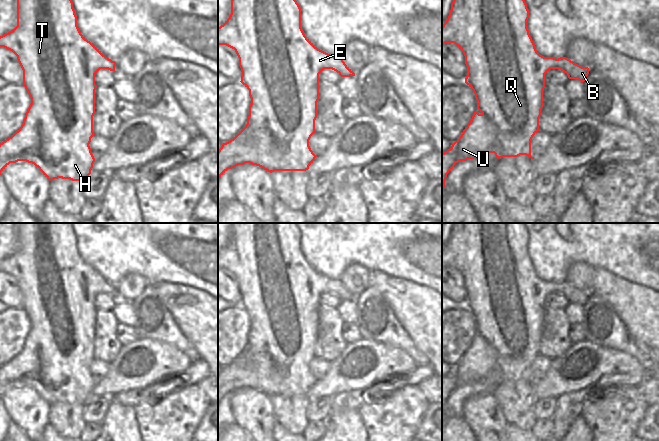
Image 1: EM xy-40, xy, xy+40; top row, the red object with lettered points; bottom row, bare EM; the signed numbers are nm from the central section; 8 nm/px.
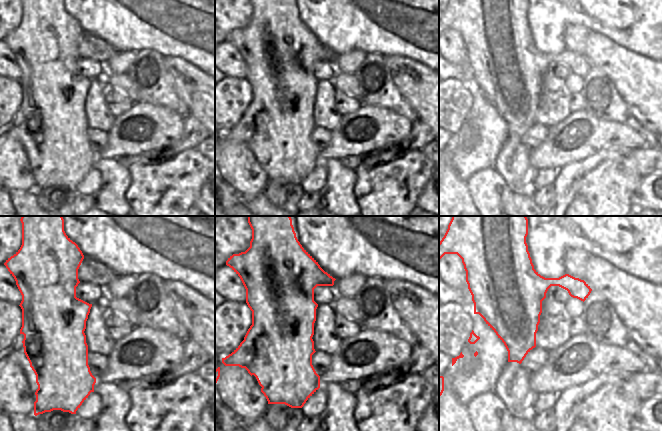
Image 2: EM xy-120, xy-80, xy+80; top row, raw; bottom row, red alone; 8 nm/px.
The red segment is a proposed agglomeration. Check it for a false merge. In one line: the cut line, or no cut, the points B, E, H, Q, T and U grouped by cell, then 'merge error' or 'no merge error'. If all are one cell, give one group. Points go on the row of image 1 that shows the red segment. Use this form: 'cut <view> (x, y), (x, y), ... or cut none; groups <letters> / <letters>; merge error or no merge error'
cut none; groups B E H Q T U; no merge error

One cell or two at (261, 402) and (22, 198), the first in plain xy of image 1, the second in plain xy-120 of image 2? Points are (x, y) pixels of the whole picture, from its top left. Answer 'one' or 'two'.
two

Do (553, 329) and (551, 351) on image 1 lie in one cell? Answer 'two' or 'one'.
one

